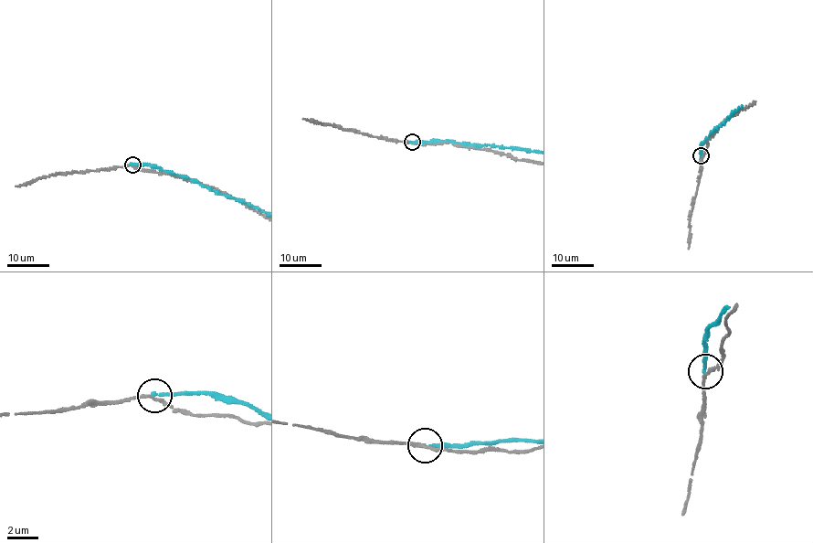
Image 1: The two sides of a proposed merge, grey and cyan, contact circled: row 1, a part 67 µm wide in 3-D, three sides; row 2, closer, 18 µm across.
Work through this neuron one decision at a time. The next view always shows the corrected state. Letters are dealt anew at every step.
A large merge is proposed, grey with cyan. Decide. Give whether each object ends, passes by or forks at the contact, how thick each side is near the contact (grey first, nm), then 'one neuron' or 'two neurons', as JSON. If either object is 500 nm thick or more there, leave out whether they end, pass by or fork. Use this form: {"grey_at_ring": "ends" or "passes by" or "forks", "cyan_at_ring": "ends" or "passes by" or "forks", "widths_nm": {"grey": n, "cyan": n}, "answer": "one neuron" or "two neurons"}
{"grey_at_ring": "passes by", "cyan_at_ring": "ends", "widths_nm": {"grey": 190, "cyan": 220}, "answer": "two neurons"}

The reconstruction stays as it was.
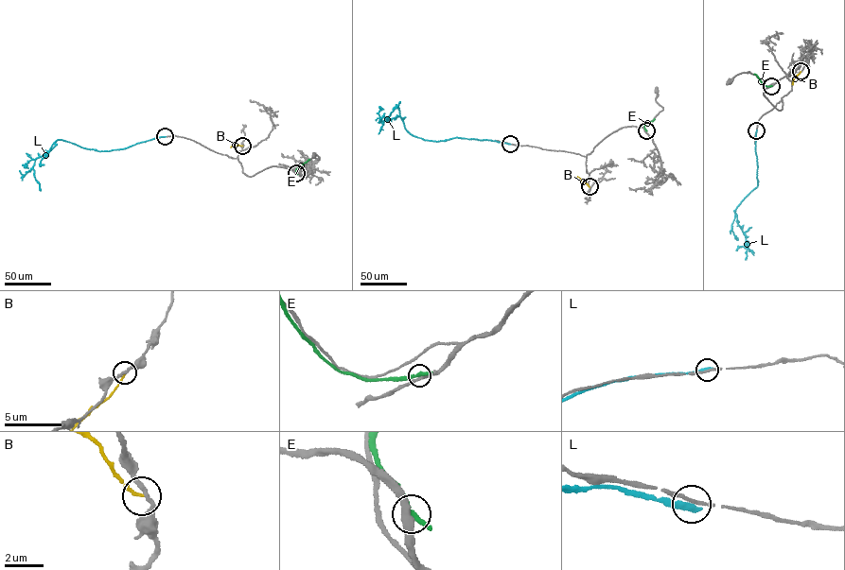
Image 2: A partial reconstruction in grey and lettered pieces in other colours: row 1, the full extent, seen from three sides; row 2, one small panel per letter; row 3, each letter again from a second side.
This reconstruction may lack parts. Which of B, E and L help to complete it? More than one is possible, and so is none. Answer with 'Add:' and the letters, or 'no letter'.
Add: no letter

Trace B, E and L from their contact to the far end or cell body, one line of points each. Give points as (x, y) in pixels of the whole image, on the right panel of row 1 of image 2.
B: (800, 71), (792, 84)
E: (771, 86), (764, 85), (753, 74)
L: (756, 130), (758, 184), (734, 211), (745, 233), (746, 259)

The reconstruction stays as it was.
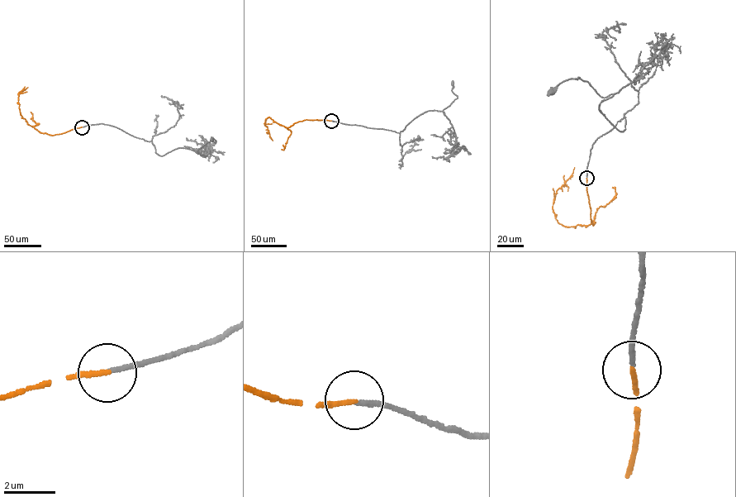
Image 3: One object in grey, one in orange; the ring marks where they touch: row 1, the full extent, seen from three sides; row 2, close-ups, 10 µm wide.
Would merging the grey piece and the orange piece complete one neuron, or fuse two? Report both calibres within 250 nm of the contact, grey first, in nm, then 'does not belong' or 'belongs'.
160/180 nm | belongs

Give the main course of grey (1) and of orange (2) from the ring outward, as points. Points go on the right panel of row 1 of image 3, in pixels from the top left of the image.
1: (586, 178), (593, 143), (624, 114), (619, 131), (599, 109), (614, 93), (600, 97), (578, 77), (552, 92)
2: (586, 178), (591, 222), (595, 222), (562, 225), (552, 207), (556, 191), (574, 167)

